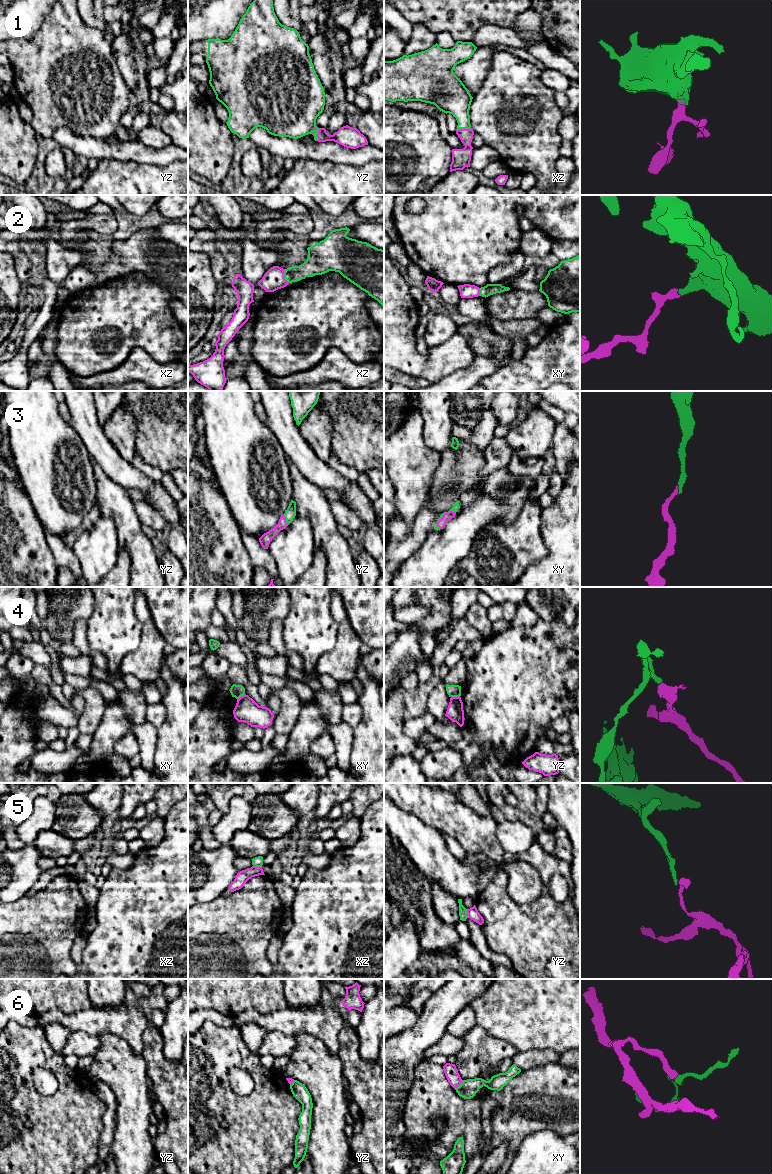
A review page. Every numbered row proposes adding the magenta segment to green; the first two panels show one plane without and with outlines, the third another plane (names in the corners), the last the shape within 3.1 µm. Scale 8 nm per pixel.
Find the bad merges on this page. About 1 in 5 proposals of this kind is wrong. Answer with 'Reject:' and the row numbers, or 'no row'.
Reject: 4, 5, 6

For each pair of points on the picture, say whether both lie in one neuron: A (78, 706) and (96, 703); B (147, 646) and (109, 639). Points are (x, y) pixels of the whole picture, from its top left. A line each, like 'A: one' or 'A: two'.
A: two
B: two

